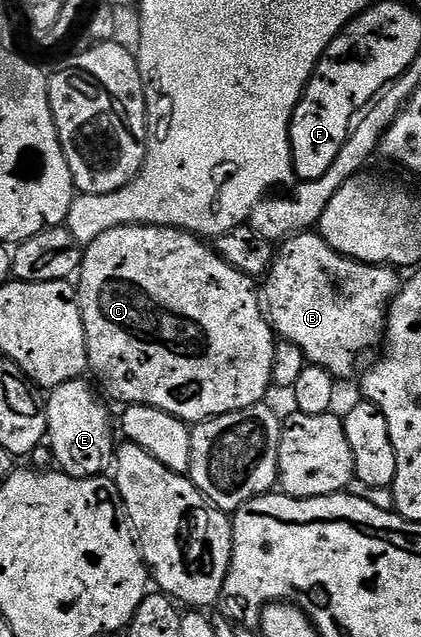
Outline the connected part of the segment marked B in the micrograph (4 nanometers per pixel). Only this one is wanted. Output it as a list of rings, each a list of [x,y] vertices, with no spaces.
[[[305,230],[288,238],[290,240],[282,248],[280,245],[276,249],[273,269],[263,280],[263,307],[267,319],[280,339],[289,340],[303,350],[312,367],[325,368],[334,378],[349,376],[357,356],[382,343],[389,306],[403,283],[402,277],[397,277],[400,275],[392,267],[364,264],[339,254],[322,236],[312,231]]]

